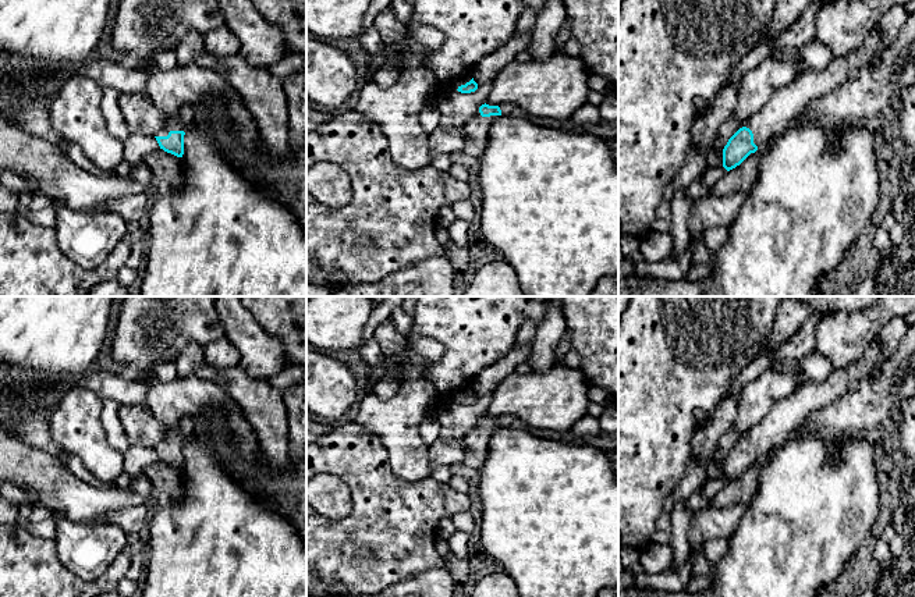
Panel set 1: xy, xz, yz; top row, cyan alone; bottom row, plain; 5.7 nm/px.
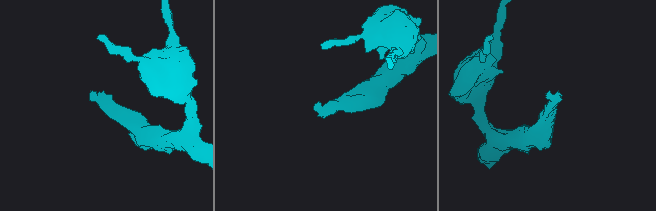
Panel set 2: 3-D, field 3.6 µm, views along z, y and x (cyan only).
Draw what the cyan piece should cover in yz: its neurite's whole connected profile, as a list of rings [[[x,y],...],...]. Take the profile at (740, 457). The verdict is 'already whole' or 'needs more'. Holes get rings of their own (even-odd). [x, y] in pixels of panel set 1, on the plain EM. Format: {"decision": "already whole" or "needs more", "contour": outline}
{"decision": "needs more", "contour": [[[875,341],[863,356],[843,369],[834,369],[822,383],[806,381],[792,394],[779,399],[767,415],[746,433],[723,461],[723,479],[730,483],[755,465],[766,452],[785,443],[812,413],[838,401],[865,380],[882,353]]]}

